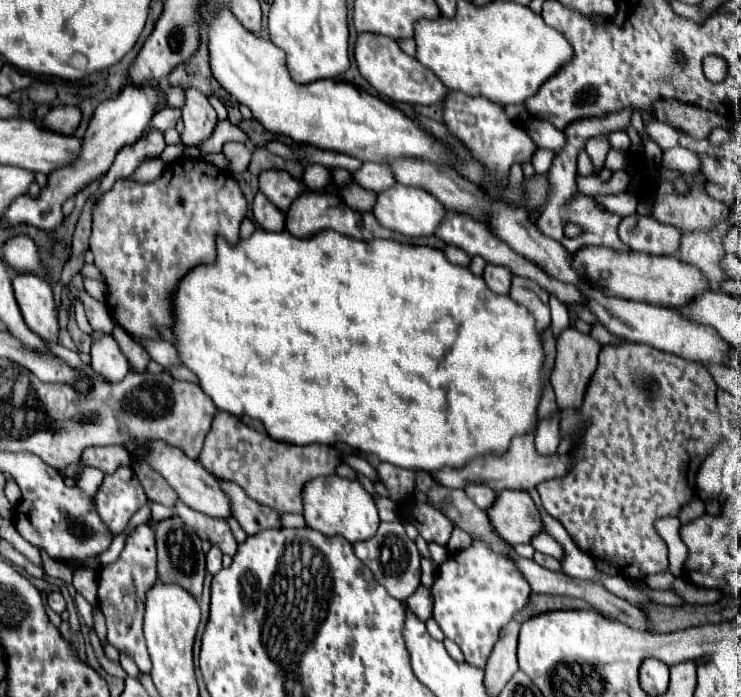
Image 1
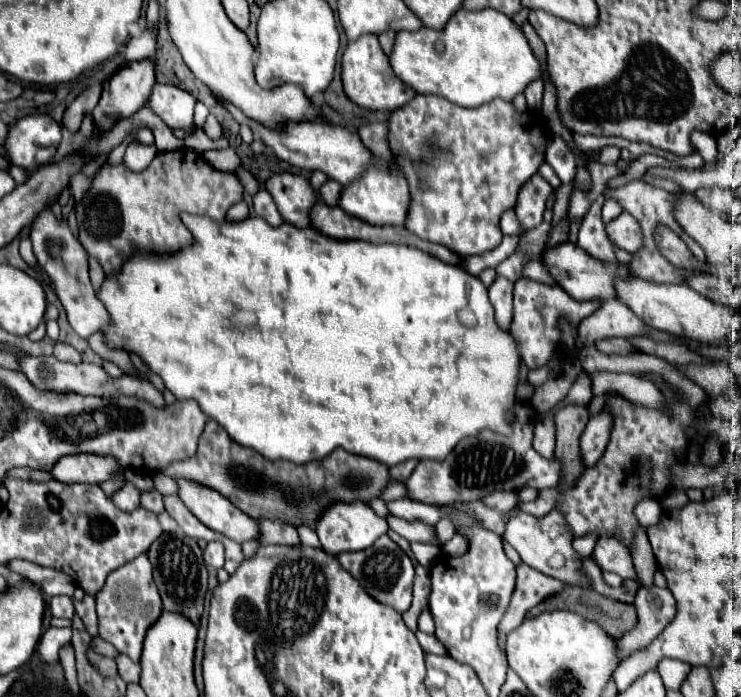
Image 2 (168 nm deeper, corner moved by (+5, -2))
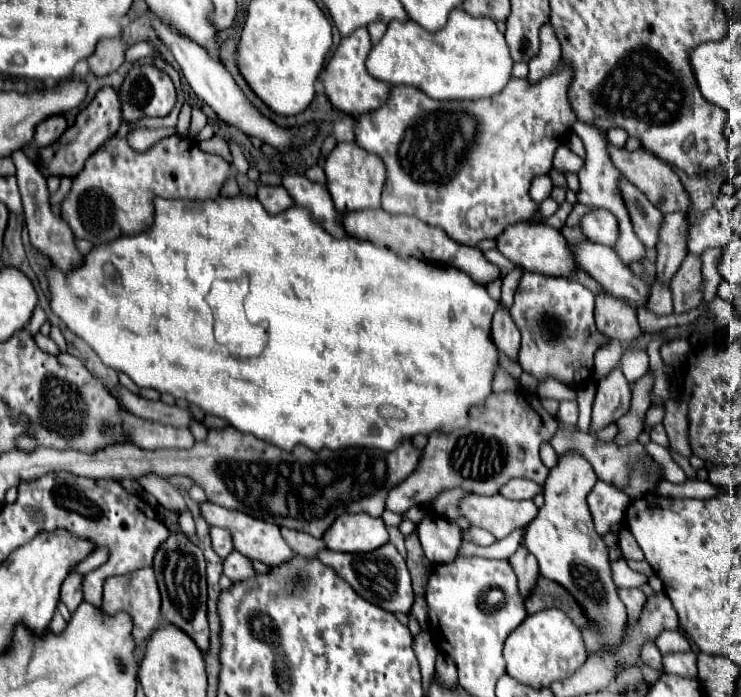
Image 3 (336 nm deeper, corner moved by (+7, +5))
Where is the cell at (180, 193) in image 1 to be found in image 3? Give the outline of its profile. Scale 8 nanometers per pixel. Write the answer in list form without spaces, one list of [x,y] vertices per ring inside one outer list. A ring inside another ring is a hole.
[[[172,135],[160,139],[148,151],[134,151],[124,137],[108,139],[102,149],[98,149],[84,165],[84,169],[72,179],[72,187],[62,201],[62,219],[70,225],[72,233],[80,239],[88,239],[90,243],[104,243],[112,241],[126,233],[140,233],[144,227],[152,223],[152,199],[166,197],[166,199],[216,199],[220,195],[222,183],[230,177],[230,165],[220,155],[204,153],[196,141]]]

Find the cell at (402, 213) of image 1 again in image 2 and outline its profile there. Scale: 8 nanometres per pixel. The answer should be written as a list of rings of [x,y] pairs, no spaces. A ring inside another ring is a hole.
[[[370,168],[360,180],[344,186],[338,204],[348,214],[362,218],[374,226],[404,226],[406,212],[410,212],[410,188],[400,174]]]

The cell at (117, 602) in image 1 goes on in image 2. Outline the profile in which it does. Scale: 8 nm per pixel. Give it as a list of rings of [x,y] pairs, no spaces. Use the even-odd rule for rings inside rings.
[[[140,554],[132,562],[126,562],[124,566],[108,574],[104,588],[96,594],[96,612],[98,612],[98,636],[114,644],[120,654],[126,654],[134,662],[138,662],[146,630],[156,622],[156,618],[162,612],[162,602],[154,586],[152,566],[146,554]]]

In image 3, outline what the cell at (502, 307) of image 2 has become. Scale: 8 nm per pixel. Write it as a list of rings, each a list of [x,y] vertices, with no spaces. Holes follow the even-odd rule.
[[[498,307],[492,323],[492,341],[494,345],[512,361],[518,361],[518,351],[520,351],[520,333],[516,325],[512,323],[510,311],[506,307]]]

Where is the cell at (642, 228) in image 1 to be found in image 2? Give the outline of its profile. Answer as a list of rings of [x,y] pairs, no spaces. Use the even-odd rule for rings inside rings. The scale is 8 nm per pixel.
[[[626,212],[606,224],[606,234],[616,246],[628,250],[630,254],[636,254],[642,248],[642,228],[634,222],[634,216]]]

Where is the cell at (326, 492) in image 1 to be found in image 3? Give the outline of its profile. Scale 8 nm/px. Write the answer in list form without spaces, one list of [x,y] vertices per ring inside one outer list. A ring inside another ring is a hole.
[[[344,513],[334,521],[322,539],[332,551],[364,553],[388,543],[388,531],[382,519],[374,519],[368,513]]]

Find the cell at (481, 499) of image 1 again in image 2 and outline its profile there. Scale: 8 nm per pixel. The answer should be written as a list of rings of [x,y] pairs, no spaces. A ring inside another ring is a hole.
[[[498,492],[498,494],[488,494],[486,498],[480,498],[482,502],[486,502],[486,506],[492,506],[494,510],[502,510],[508,512],[516,506],[518,502],[518,494],[516,492]]]

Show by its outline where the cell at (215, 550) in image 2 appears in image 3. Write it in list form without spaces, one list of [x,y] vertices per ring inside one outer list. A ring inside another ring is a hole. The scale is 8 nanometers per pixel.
[[[212,527],[210,531],[212,535],[212,547],[220,557],[228,557],[234,551],[234,543],[232,543],[232,535],[228,529],[222,527]]]

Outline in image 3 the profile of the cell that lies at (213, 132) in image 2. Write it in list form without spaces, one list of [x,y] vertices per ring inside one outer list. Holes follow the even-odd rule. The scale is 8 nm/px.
[[[194,109],[192,111],[192,121],[190,121],[190,135],[194,137],[194,135],[198,135],[198,131],[202,129],[206,125],[206,115],[200,111],[200,109]]]

